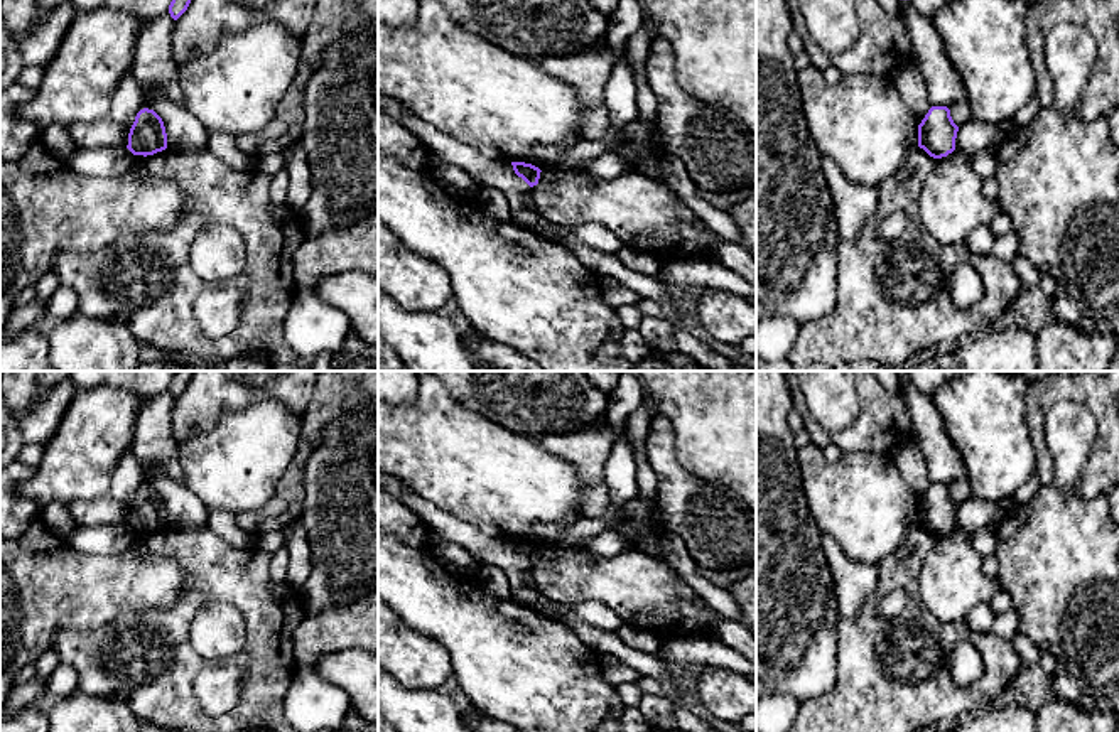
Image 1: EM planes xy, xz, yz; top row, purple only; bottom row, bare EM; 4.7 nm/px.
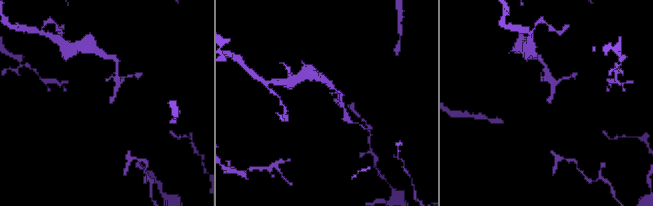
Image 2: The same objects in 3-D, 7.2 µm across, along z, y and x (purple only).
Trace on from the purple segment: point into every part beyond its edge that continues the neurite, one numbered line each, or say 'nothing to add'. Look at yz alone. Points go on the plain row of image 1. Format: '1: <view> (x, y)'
nothing to add

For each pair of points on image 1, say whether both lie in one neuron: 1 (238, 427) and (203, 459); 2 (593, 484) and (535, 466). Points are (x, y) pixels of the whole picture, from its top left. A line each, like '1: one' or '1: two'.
1: one
2: two

